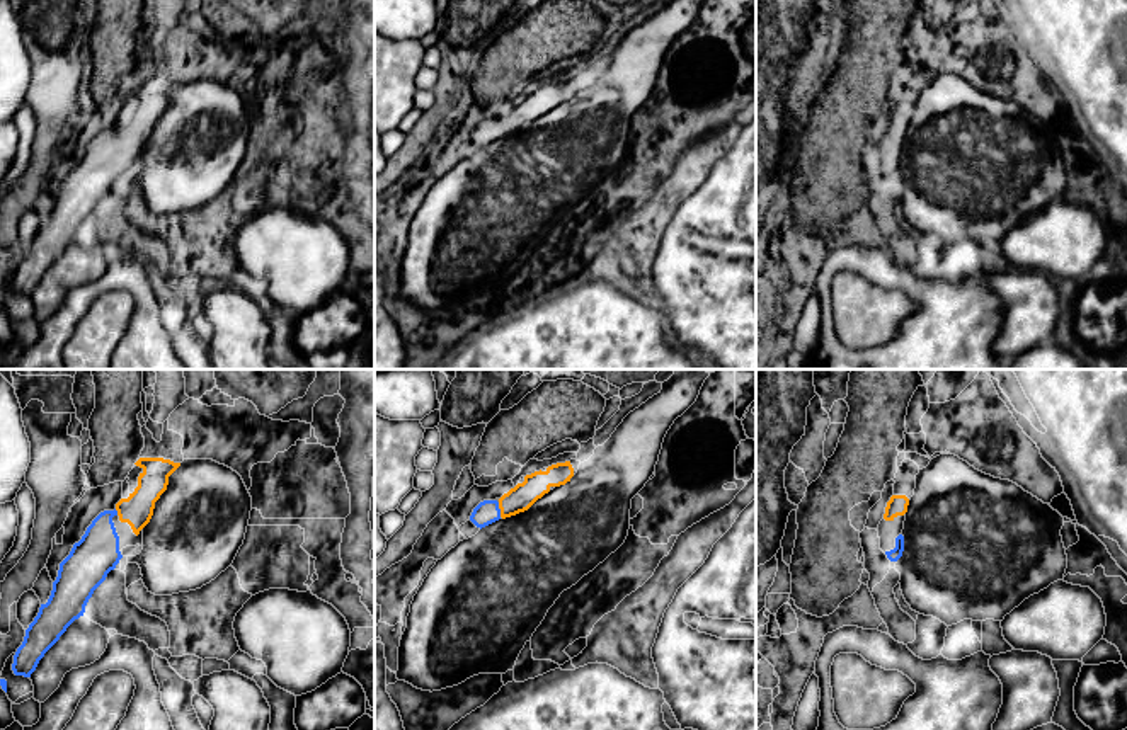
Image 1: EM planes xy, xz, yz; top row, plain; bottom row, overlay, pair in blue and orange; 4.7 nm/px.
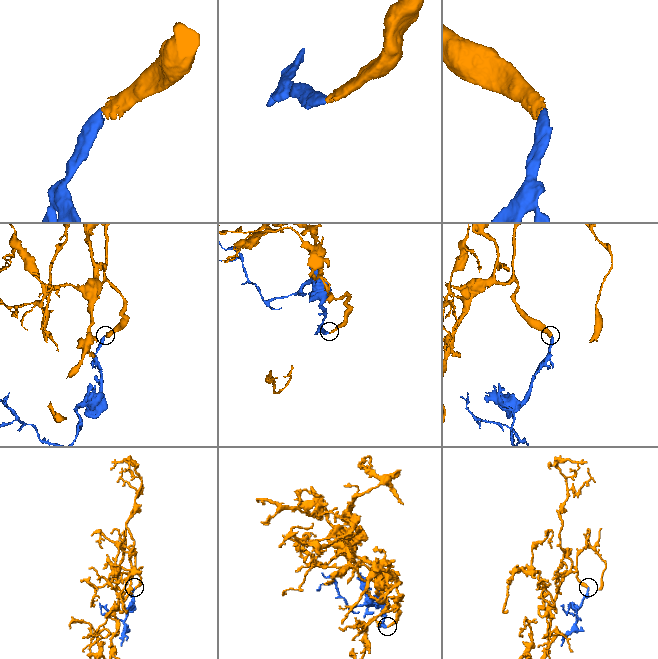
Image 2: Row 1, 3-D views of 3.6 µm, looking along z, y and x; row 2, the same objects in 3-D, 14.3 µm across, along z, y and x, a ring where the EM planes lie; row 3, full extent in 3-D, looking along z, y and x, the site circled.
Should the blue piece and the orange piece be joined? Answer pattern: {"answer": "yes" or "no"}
{"answer": "yes"}

